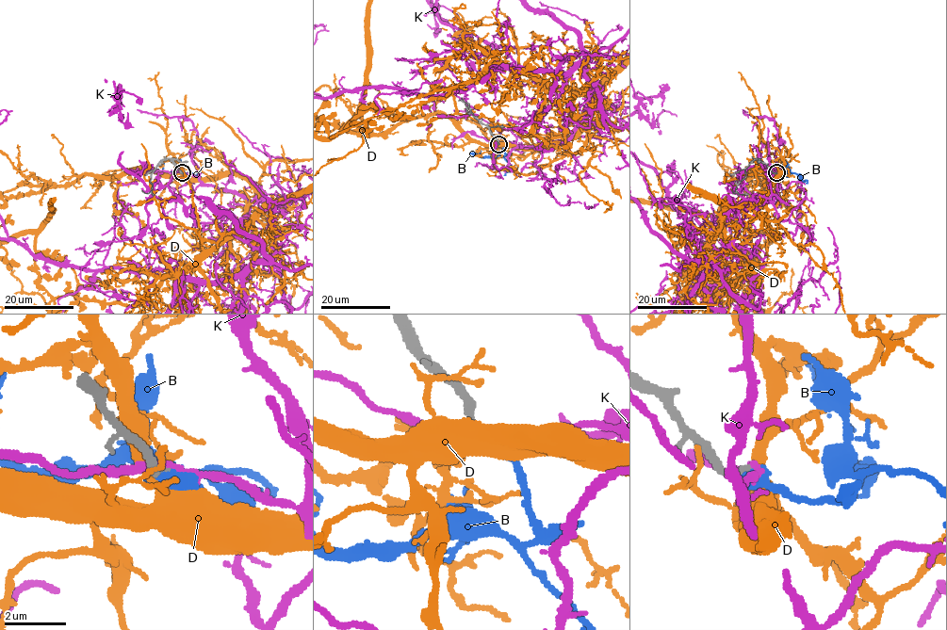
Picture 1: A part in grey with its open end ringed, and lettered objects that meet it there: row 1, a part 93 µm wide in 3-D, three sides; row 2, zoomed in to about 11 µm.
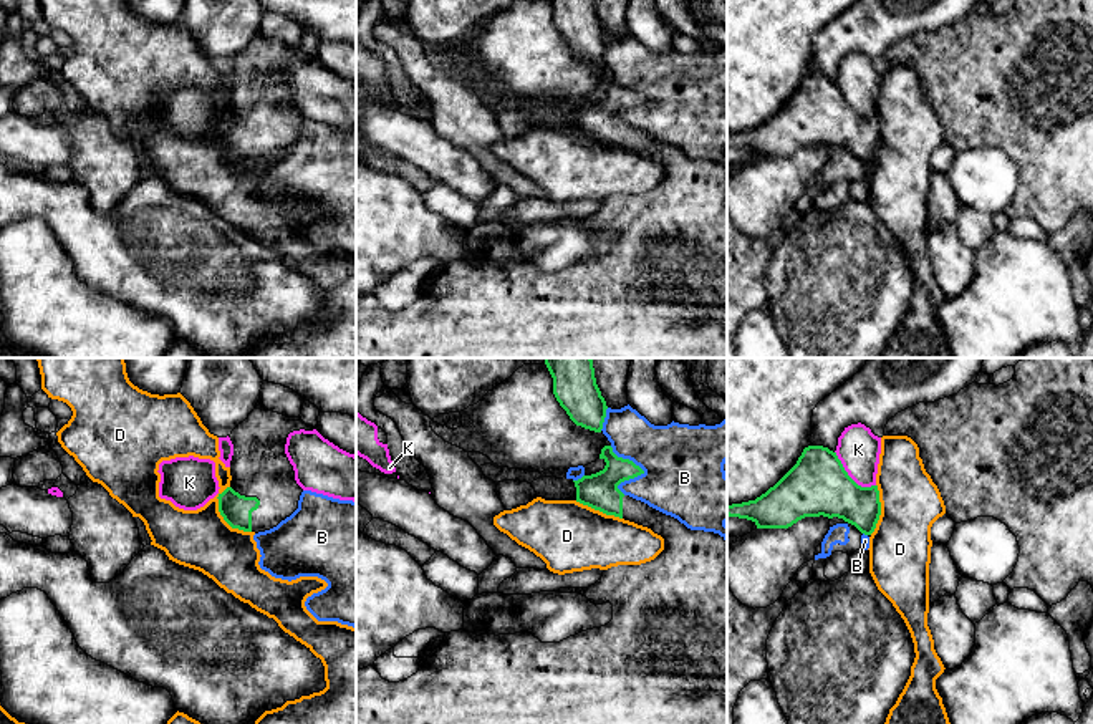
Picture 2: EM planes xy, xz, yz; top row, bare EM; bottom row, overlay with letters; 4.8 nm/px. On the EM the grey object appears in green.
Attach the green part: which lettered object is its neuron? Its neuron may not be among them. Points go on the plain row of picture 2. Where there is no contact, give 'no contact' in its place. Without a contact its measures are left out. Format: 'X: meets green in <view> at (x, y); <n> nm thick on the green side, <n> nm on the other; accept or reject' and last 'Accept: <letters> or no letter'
B: meets green in xz at (643, 100); 180 nm thick on the green side, 400 nm on the other; reject
D: meets green in xy at (221, 143); 150 nm thick on the green side, 300 nm on the other; reject
K: meets green in yz at (848, 105); 300 nm thick on the green side, 200 nm on the other; reject
Accept: no letter

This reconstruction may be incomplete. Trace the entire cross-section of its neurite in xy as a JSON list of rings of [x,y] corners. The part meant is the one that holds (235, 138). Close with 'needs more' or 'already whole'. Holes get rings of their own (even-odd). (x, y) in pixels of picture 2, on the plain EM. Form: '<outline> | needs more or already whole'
[[[258,33],[229,65],[234,73],[230,114],[219,123],[219,141],[243,161],[265,161],[298,138],[303,118],[285,83],[293,60],[313,60],[301,46],[286,46]]] | needs more

